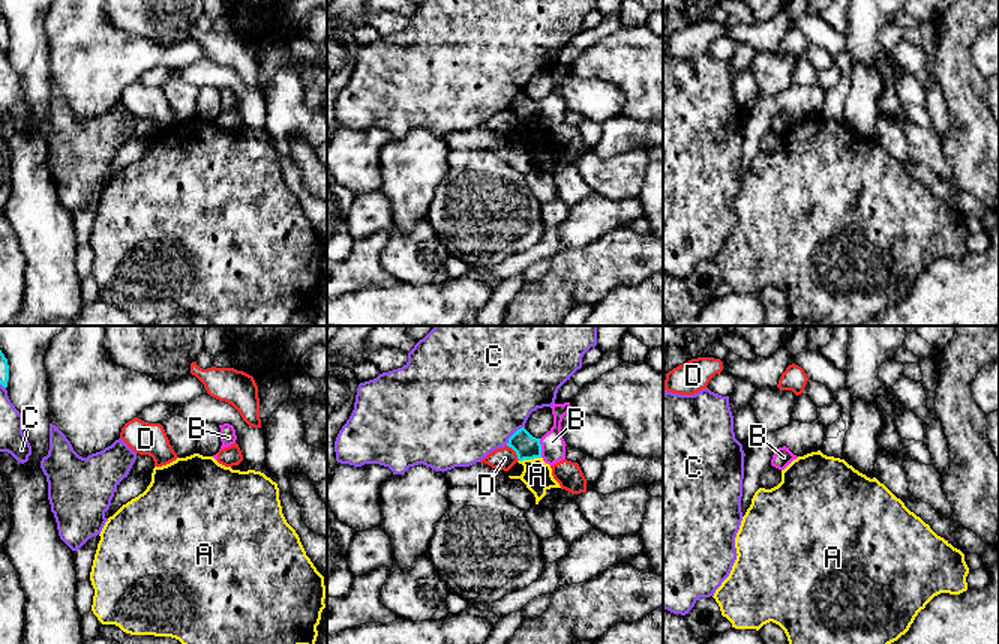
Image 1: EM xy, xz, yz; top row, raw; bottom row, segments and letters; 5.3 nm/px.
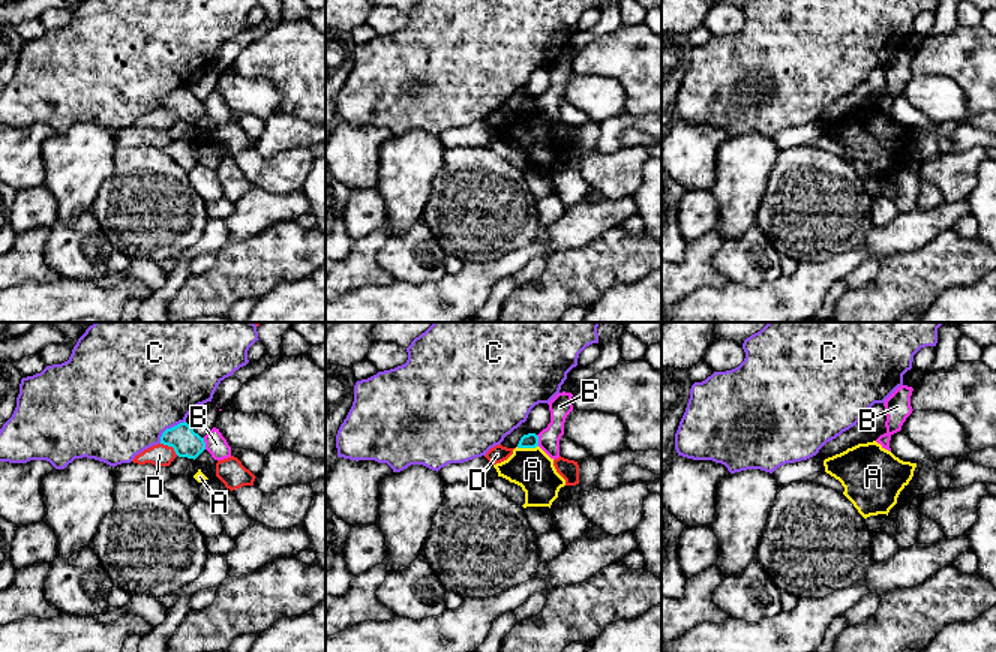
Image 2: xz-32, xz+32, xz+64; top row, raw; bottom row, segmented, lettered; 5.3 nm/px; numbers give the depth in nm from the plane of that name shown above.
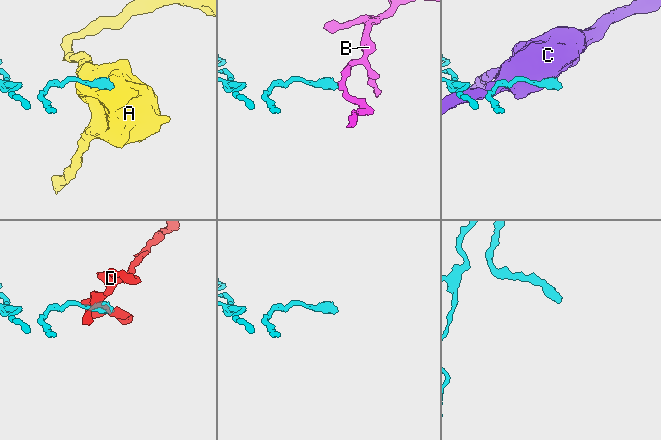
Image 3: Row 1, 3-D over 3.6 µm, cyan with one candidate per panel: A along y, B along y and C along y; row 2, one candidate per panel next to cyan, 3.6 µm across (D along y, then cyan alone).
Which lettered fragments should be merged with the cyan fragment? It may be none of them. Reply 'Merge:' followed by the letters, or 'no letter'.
Merge: no letter

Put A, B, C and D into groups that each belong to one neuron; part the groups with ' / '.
A / B / C / D

